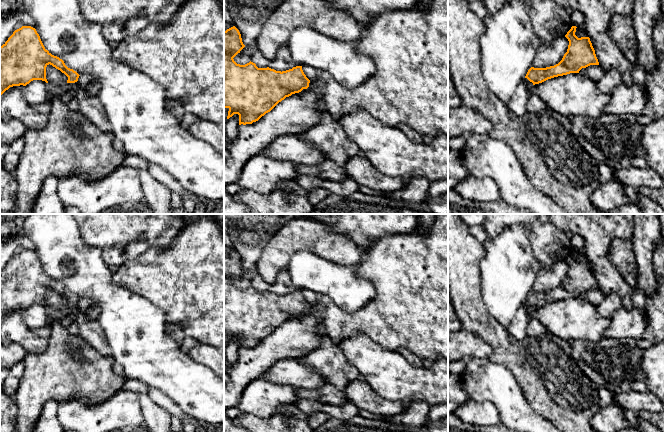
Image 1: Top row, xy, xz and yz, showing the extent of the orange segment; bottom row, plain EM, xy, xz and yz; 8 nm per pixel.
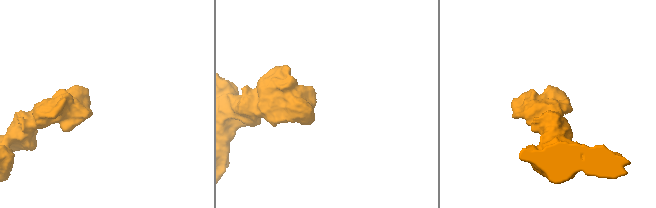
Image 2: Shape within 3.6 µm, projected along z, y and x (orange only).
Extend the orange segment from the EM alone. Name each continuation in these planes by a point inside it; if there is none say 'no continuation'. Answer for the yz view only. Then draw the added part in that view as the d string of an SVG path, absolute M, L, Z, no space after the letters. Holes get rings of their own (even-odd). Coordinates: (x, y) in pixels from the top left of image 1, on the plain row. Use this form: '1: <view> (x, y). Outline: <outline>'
no continuation

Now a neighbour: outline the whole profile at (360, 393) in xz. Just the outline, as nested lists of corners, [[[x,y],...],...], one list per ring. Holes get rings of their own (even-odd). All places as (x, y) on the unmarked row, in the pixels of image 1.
[[[364,380],[351,381],[344,390],[349,402],[372,414],[384,417],[401,414],[403,405],[400,401],[385,399],[377,394]]]

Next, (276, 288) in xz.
[[[286,268],[278,273],[276,282],[269,286],[269,292],[281,296],[292,293],[293,291],[296,290],[301,290],[301,289],[296,287],[292,283]]]

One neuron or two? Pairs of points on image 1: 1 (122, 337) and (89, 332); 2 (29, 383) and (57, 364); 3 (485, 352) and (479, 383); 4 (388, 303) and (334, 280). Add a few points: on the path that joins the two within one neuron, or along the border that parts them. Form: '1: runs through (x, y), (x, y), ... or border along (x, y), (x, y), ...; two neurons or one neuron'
1: border along (94, 321), (103, 332), (112, 356); two neurons
2: runs through (36, 383), (50, 371); one neuron
3: border along (470, 357), (486, 357), (488, 359); two neurons
4: border along (362, 276), (374, 287), (375, 296), (354, 311); two neurons

